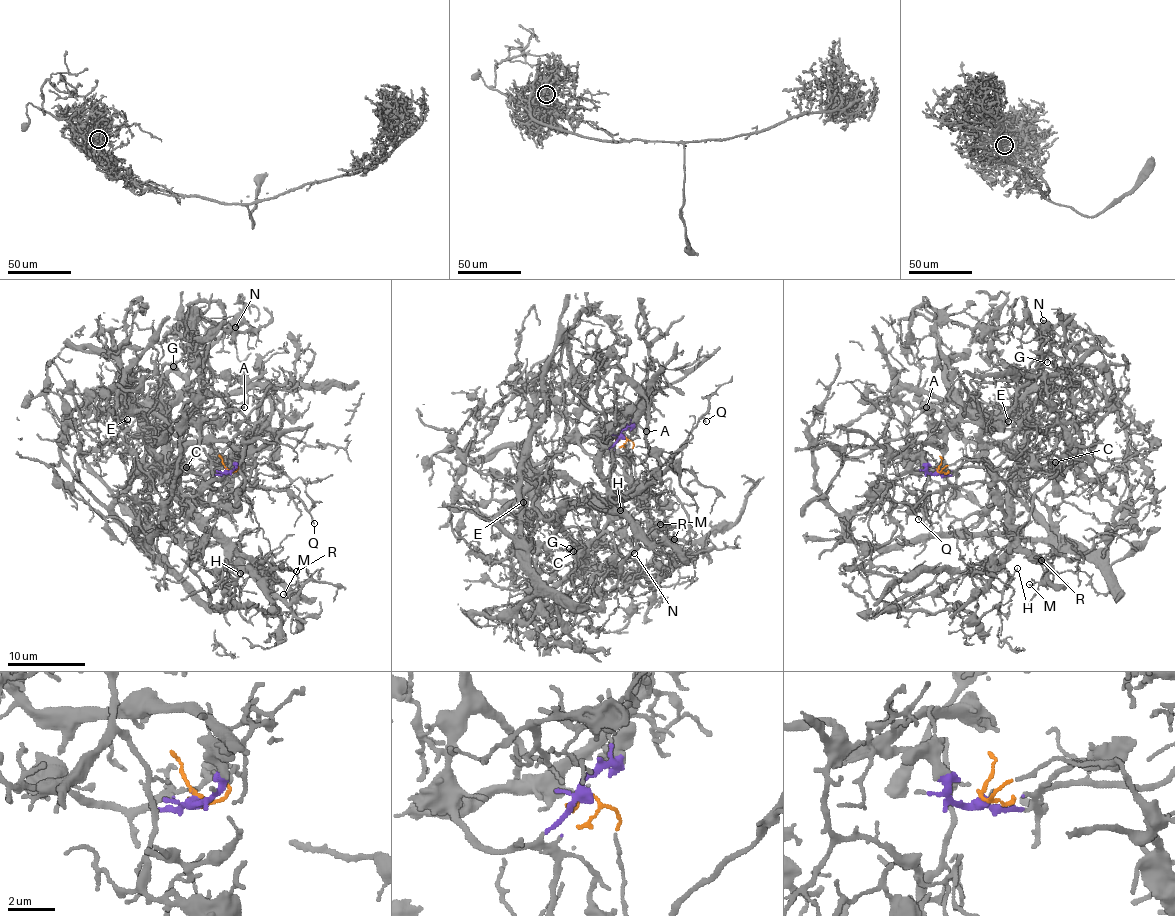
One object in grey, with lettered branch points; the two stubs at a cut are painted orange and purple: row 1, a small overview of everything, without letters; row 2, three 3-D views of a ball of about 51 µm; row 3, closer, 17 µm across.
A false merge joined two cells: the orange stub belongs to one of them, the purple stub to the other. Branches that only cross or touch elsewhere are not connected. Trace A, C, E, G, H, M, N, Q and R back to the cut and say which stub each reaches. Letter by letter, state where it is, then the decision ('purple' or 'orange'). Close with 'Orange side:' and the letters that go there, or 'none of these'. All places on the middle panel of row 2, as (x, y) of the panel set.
A: place (646, 431); purple
C: place (573, 551); purple
E: place (523, 502); purple
G: place (569, 548); purple
H: place (620, 510); orange
M: place (660, 524); orange
N: place (634, 553); purple
Q: place (706, 421); orange
R: place (674, 539); orange
Orange side: H, M, Q, R

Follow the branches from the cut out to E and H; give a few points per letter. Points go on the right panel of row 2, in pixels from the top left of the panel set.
E: (936, 470), (958, 474), (899, 474), (851, 520), (850, 534), (886, 546), (1046, 537), (1008, 421)
H: (936, 470), (940, 472), (966, 458), (987, 465), (1009, 541), (1009, 557), (1003, 568), (1010, 579), (1017, 567)

